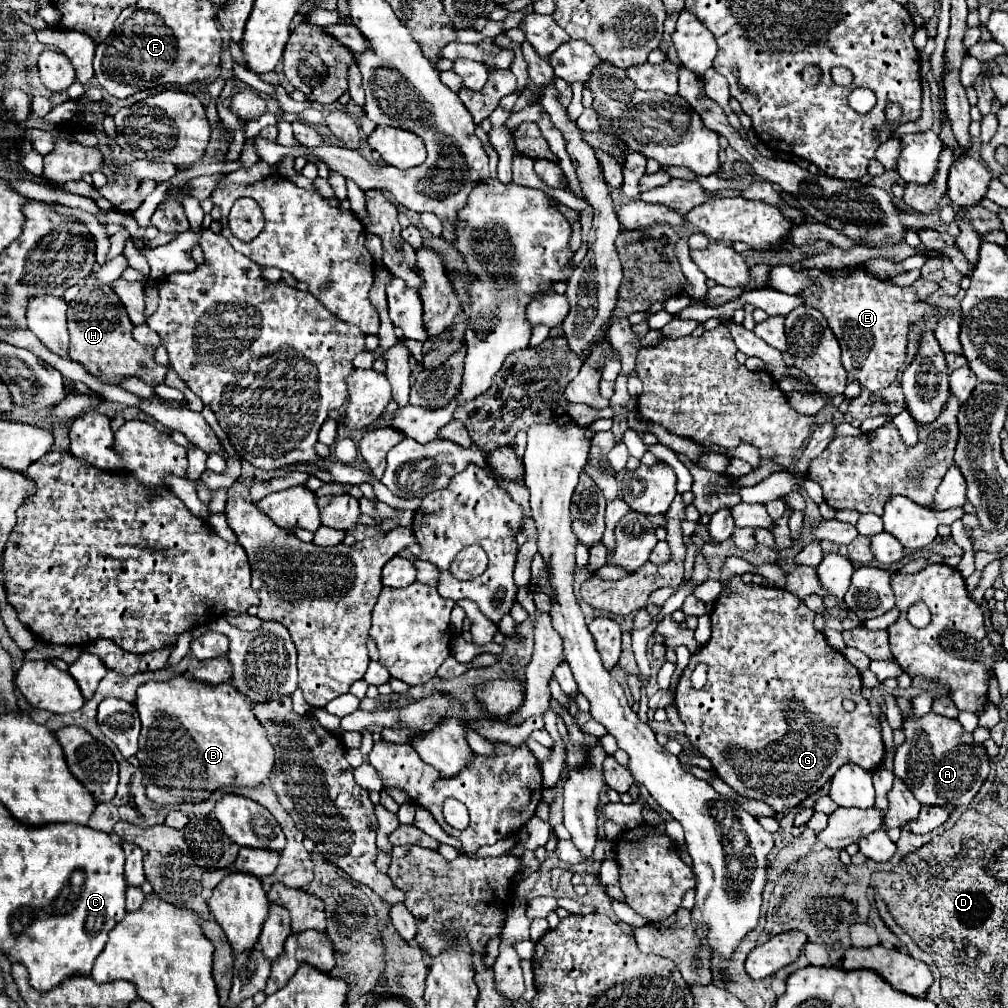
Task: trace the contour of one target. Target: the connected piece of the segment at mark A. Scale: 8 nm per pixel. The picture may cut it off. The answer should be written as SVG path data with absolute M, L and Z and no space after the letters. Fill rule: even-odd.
M934 711L906 719L906 741L896 749L894 775L900 777L922 805L968 805L990 773L990 757L958 719L944 719Z

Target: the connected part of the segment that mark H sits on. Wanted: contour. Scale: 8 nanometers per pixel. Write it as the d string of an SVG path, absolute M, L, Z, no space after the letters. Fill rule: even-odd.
M96 271L88 275L88 283L68 305L70 359L78 361L88 373L102 377L104 383L116 383L124 375L134 375L148 385L158 385L166 377L166 367L154 361L154 347L142 345L132 337L132 321L124 311L118 295L110 285L100 285Z

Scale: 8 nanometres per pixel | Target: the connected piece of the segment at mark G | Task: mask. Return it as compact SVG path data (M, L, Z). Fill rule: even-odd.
M734 575L716 599L710 619L712 637L690 657L678 681L674 705L686 725L686 737L712 761L714 771L726 785L748 799L764 801L776 813L788 813L832 779L844 763L858 763L868 771L882 763L884 743L880 723L872 717L868 701L860 695L860 673L814 629L814 613L802 599L786 589L744 583L740 575ZM700 661L708 663L708 681L702 689L694 689L690 675ZM844 699L852 699L856 709L846 711L842 707Z

